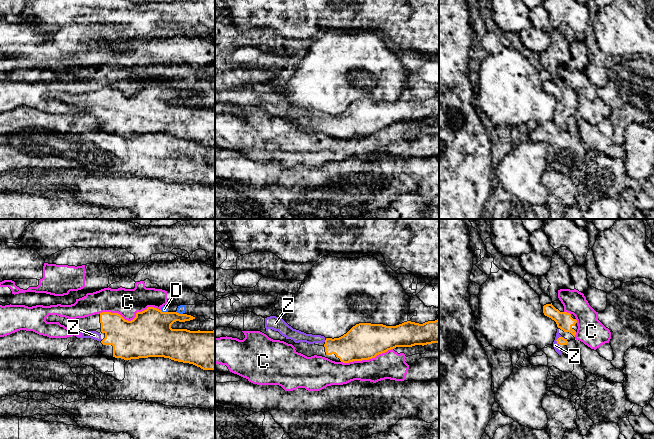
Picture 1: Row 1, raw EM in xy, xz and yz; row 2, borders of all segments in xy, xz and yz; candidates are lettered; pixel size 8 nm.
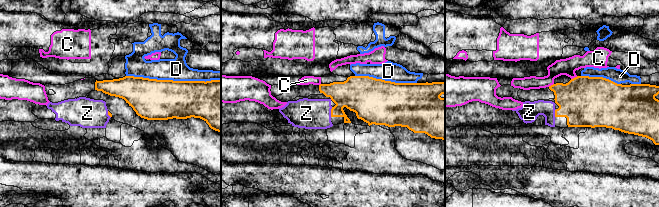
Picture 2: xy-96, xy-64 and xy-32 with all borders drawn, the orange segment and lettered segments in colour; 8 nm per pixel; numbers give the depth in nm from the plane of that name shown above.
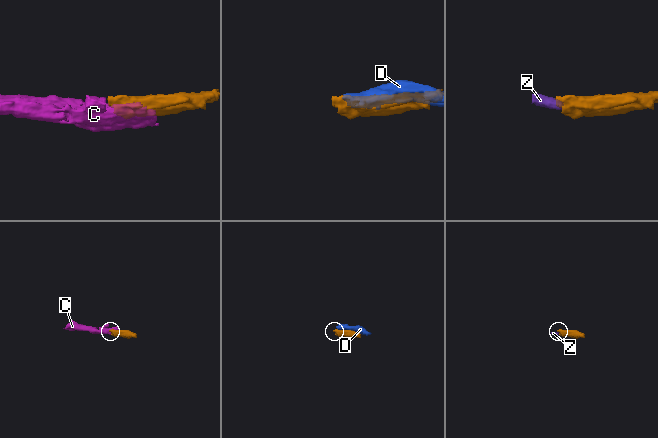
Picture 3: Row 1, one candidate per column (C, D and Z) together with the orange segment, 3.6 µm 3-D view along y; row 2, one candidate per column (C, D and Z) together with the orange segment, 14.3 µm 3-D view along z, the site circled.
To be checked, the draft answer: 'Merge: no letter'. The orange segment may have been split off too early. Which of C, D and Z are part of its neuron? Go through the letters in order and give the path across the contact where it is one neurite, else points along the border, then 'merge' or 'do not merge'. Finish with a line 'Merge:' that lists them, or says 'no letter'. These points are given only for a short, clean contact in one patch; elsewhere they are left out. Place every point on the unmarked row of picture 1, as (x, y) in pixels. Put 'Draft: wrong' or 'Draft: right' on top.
Draft: wrong
C: do not merge
D: do not merge
Z: merge
Merge: Z

